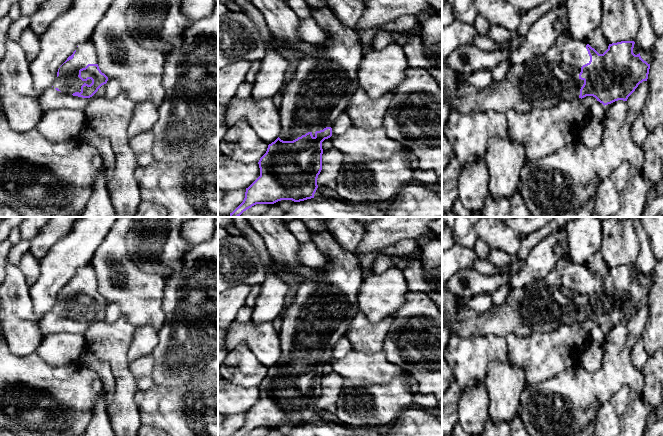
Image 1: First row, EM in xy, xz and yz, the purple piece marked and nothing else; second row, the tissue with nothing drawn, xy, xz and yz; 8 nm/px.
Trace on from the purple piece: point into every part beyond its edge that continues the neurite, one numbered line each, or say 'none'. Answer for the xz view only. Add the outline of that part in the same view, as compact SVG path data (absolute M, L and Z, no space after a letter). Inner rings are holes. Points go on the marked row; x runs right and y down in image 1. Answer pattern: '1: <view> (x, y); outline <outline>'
1: xz (323, 83); outline M305 0L310 8L310 18L324 31L325 41L318 45L315 54L302 52L301 63L297 66L294 77L284 84L280 113L281 133L283 141L293 141L308 132L315 137L315 132L332 127L337 117L346 110L351 96L360 88L358 84L358 67L364 55L364 48L354 29L341 23L327 7L326 0Z

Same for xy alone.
1: xy (68, 81); outline M90 41L81 43L74 54L74 57L64 63L59 69L59 76L56 78L53 88L58 88L62 93L72 95L81 92L81 86L86 83L90 85L91 79L82 81L78 75L79 70L88 64L98 64L96 51Z

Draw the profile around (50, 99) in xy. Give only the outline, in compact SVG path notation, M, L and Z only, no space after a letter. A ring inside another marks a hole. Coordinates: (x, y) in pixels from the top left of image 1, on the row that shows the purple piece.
M106 84L102 85L90 98L82 98L62 93L50 87L42 92L39 97L39 102L45 112L53 109L79 109L84 111L92 98L105 96L105 94Z

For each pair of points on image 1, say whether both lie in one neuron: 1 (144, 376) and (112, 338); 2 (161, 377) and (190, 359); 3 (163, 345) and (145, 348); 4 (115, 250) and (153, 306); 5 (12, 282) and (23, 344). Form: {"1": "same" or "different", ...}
{"1": "different", "2": "same", "3": "different", "4": "same", "5": "same"}

